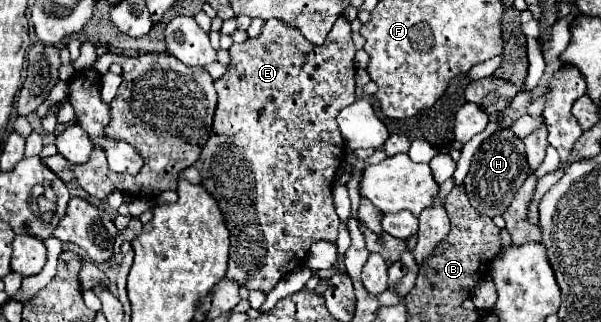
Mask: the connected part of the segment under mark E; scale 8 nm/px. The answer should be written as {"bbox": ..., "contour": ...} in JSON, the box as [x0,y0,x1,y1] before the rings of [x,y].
{"bbox":[197,16,355,294],"contour":[[[341,16],[335,26],[331,28],[327,40],[323,46],[313,46],[311,42],[307,42],[299,30],[287,26],[285,22],[279,22],[279,20],[267,20],[265,26],[263,26],[263,32],[257,36],[257,38],[249,38],[245,40],[243,44],[233,44],[231,46],[231,64],[227,66],[227,72],[223,78],[219,78],[215,82],[215,90],[219,94],[219,104],[217,104],[217,110],[215,110],[215,120],[213,120],[213,130],[211,134],[219,134],[219,138],[227,138],[227,146],[239,146],[239,150],[243,150],[243,158],[235,158],[235,154],[231,154],[231,150],[223,150],[223,154],[219,154],[219,158],[215,158],[215,162],[203,162],[203,158],[199,156],[197,160],[197,170],[201,172],[201,178],[203,178],[203,186],[209,190],[209,194],[217,200],[223,216],[225,216],[225,222],[227,222],[227,230],[231,234],[231,252],[229,252],[229,268],[227,268],[227,278],[233,280],[233,282],[239,282],[239,286],[247,288],[247,290],[261,290],[265,294],[269,294],[277,282],[293,272],[295,268],[303,266],[305,264],[305,256],[311,248],[313,242],[319,242],[319,240],[329,240],[329,242],[335,242],[337,240],[337,226],[339,226],[339,216],[335,212],[335,206],[333,206],[333,196],[331,196],[331,186],[333,186],[333,180],[335,180],[335,174],[339,172],[341,164],[343,164],[343,148],[345,148],[345,142],[339,134],[339,126],[335,122],[335,116],[339,114],[341,108],[345,108],[347,104],[355,102],[355,46],[353,46],[353,40],[351,40],[351,28],[349,28],[349,22]]]}

